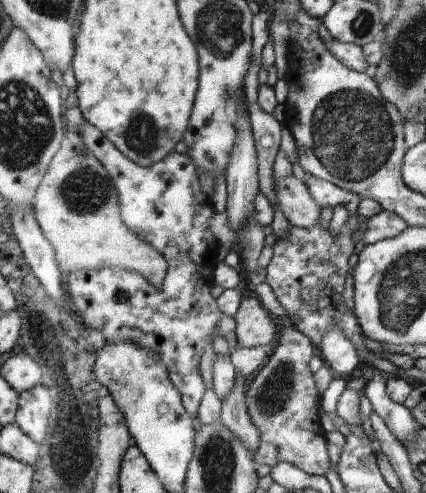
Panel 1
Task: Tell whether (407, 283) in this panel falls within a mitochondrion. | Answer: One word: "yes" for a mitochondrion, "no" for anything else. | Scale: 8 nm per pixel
yes

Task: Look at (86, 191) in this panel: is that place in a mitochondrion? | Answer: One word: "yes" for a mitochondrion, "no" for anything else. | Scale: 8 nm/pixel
yes

